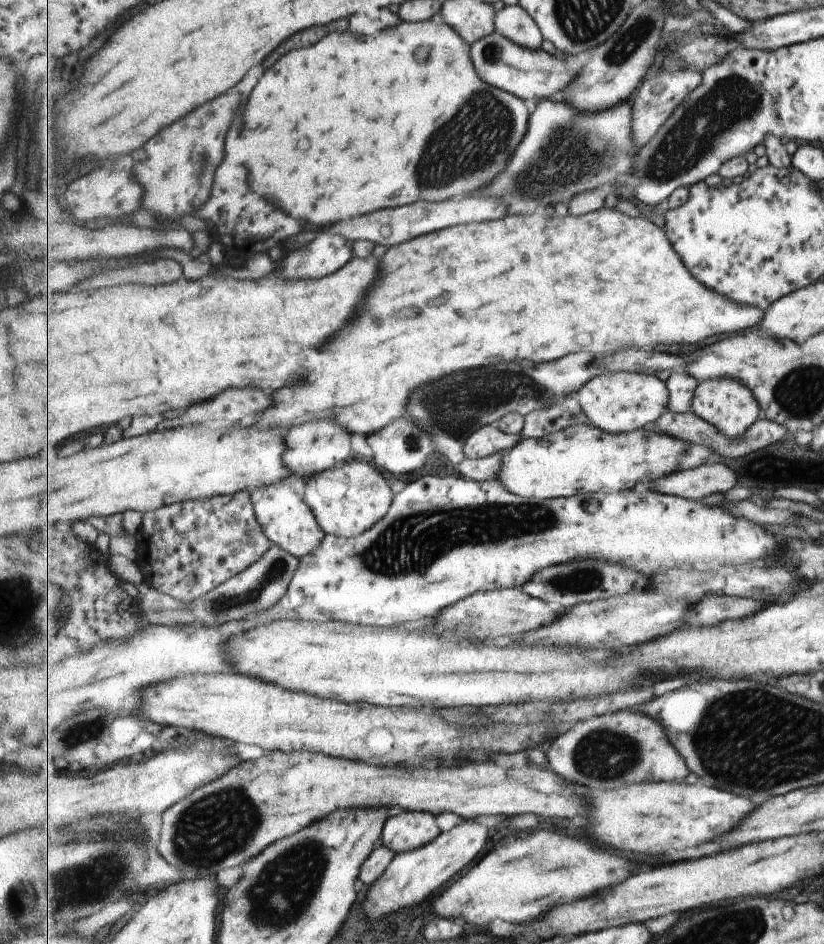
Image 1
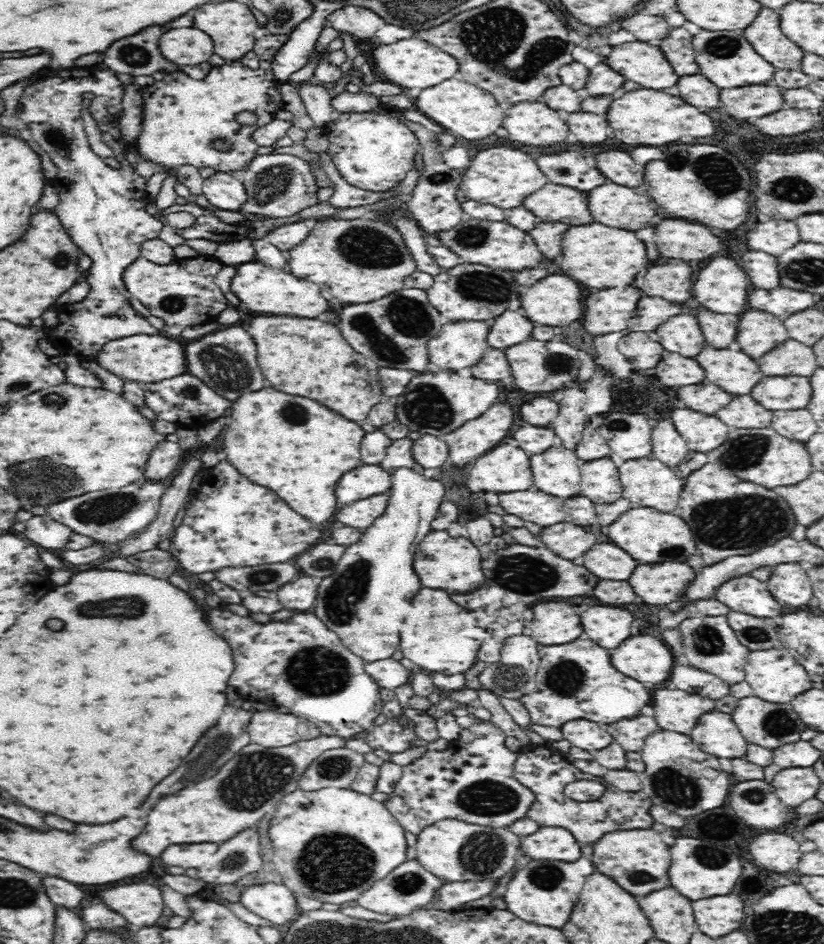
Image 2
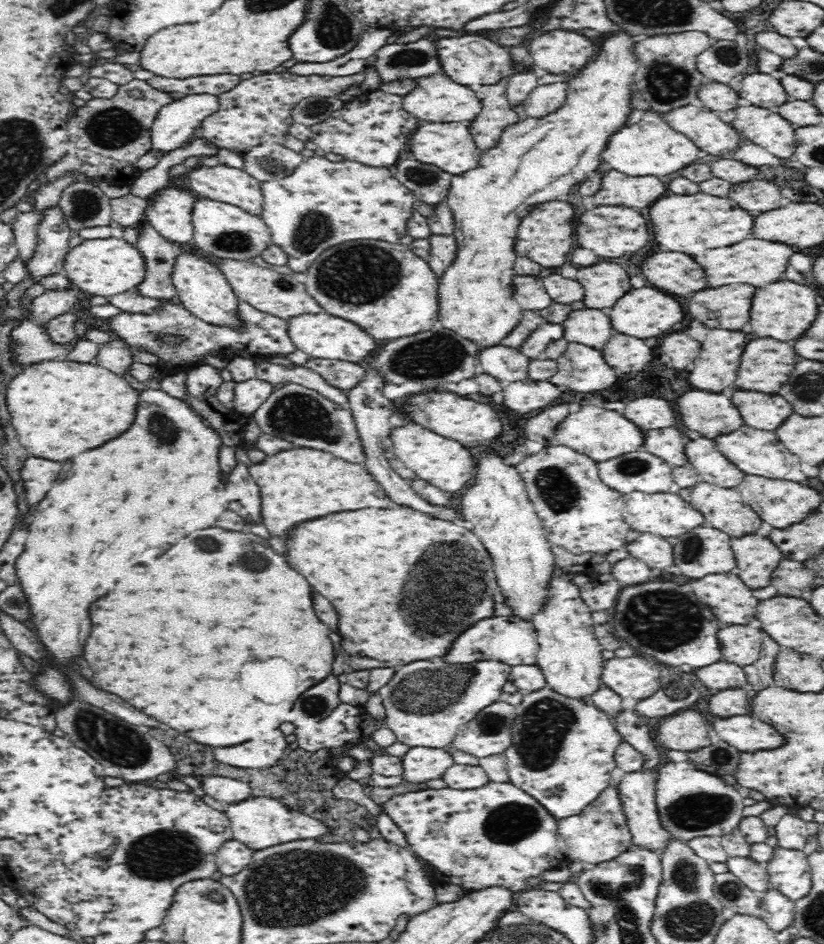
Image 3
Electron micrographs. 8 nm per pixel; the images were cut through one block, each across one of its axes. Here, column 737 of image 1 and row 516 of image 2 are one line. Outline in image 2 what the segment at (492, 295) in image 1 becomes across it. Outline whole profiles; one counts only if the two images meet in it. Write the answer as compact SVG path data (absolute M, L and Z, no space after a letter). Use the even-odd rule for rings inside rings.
M261 388L233 401L222 434L224 449L221 456L250 482L274 490L286 504L290 504L292 510L316 524L322 524L328 522L338 510L339 502L334 490L340 476L362 464L361 442L364 434L365 431L356 422L326 410L322 404L312 402L310 398L298 398L272 388Z

